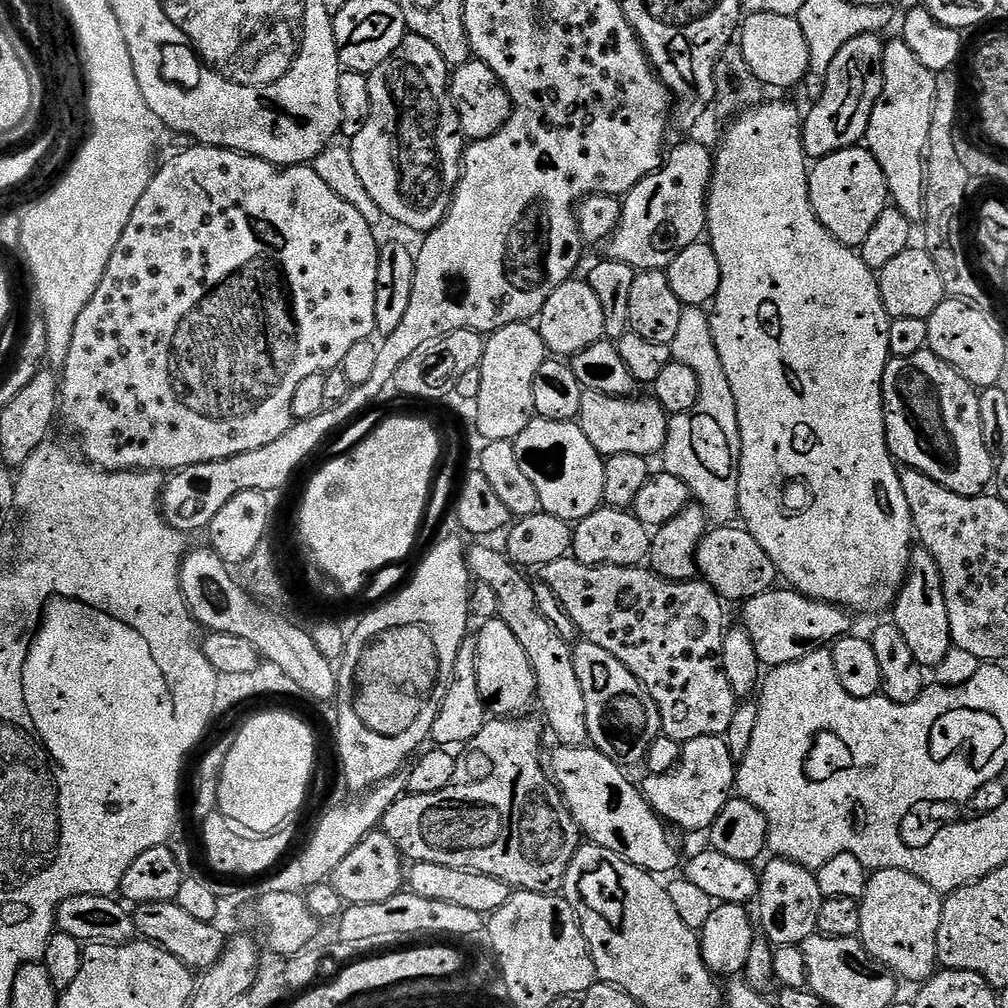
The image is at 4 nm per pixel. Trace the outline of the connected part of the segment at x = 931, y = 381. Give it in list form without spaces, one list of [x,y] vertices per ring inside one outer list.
[[[931,350],[910,354],[910,358],[892,356],[884,371],[884,425],[888,450],[901,465],[917,468],[934,478],[954,494],[979,496],[989,491],[994,480],[994,458],[982,438],[980,392],[956,368],[938,358]]]

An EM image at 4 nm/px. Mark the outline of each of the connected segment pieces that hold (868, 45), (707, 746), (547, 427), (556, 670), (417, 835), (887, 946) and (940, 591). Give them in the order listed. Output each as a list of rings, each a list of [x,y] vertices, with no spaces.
[[[862,35],[847,42],[839,50],[837,56],[829,66],[827,75],[823,77],[824,93],[820,101],[813,106],[802,120],[804,134],[804,153],[810,158],[829,156],[843,148],[855,148],[867,137],[870,118],[874,114],[876,104],[884,89],[884,49],[885,41],[880,41],[879,35]]]
[[[707,736],[706,738],[694,738],[683,745],[679,764],[665,776],[652,776],[652,789],[647,789],[646,795],[656,815],[665,821],[684,820],[683,831],[706,830],[722,814],[722,810],[733,799],[736,786],[736,769],[738,761],[731,756],[724,736]]]
[[[533,418],[514,441],[518,463],[534,482],[543,511],[569,522],[585,520],[604,504],[604,462],[579,423],[566,420]]]
[[[476,542],[472,549],[467,549],[468,571],[472,573],[476,580],[486,582],[486,586],[494,589],[494,594],[498,594],[500,606],[499,619],[514,630],[514,634],[519,636],[522,642],[522,650],[526,650],[526,658],[530,658],[530,666],[536,675],[536,695],[539,703],[544,703],[544,712],[548,715],[548,720],[552,723],[552,728],[556,731],[556,736],[561,745],[564,746],[584,746],[589,743],[588,727],[586,726],[586,694],[582,694],[582,682],[578,682],[578,674],[574,671],[574,658],[572,657],[573,645],[561,638],[558,630],[543,616],[542,610],[535,602],[533,581],[527,580],[525,573],[516,567],[516,563],[508,557],[507,551],[491,548],[491,543]]]
[[[492,718],[485,723],[484,728],[463,745],[456,761],[454,778],[450,778],[450,786],[442,790],[434,790],[434,794],[418,794],[417,796],[405,794],[401,796],[390,810],[386,810],[382,821],[382,830],[398,846],[400,855],[412,862],[434,862],[438,866],[454,866],[455,868],[465,868],[471,872],[481,872],[490,874],[502,882],[506,882],[514,890],[526,892],[546,892],[556,894],[563,889],[564,879],[568,873],[570,862],[574,854],[580,849],[582,843],[582,833],[576,820],[572,817],[572,812],[568,804],[564,801],[564,796],[560,789],[556,787],[551,775],[546,771],[546,764],[540,761],[540,724],[536,720],[524,720],[528,718]]]
[[[878,868],[869,875],[868,885],[859,901],[862,910],[862,926],[858,939],[863,942],[864,949],[901,981],[927,982],[931,980],[938,968],[936,959],[938,926],[942,922],[942,910],[944,909],[941,893],[935,892],[933,888],[926,886],[926,882],[922,882],[922,878],[914,878],[914,874],[906,870]]]
[[[923,546],[917,547],[908,564],[908,577],[900,588],[891,605],[891,623],[902,630],[902,638],[910,645],[914,658],[918,658],[921,669],[935,670],[938,662],[946,658],[946,654],[954,647],[950,634],[950,614],[946,614],[946,594],[942,584],[942,574],[938,570],[938,562]]]

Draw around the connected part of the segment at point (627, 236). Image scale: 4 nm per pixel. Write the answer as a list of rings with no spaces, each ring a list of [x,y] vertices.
[[[698,142],[680,144],[670,152],[657,171],[639,180],[623,197],[620,222],[603,245],[603,255],[607,259],[628,264],[642,272],[666,270],[686,246],[701,243],[708,226],[713,153]]]

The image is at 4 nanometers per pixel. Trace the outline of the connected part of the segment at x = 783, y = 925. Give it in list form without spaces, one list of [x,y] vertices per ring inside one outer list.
[[[772,858],[769,861],[760,872],[759,927],[772,946],[803,945],[806,938],[817,935],[818,910],[822,910],[825,900],[816,881],[816,872],[811,868],[803,868],[793,860]]]

